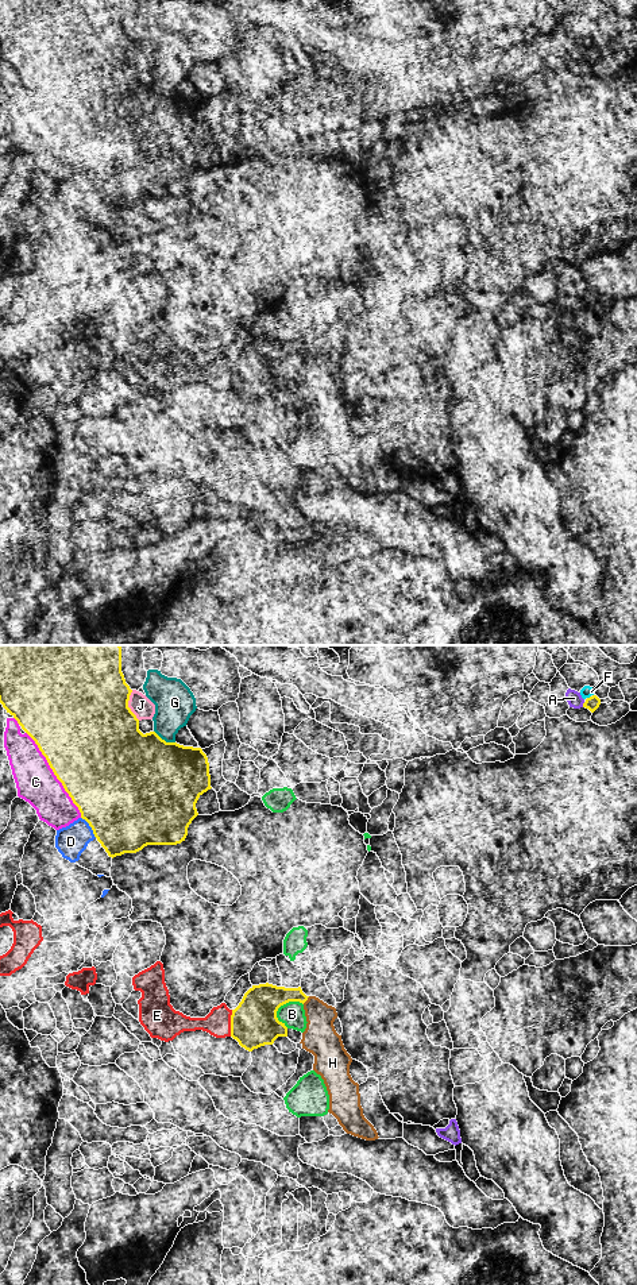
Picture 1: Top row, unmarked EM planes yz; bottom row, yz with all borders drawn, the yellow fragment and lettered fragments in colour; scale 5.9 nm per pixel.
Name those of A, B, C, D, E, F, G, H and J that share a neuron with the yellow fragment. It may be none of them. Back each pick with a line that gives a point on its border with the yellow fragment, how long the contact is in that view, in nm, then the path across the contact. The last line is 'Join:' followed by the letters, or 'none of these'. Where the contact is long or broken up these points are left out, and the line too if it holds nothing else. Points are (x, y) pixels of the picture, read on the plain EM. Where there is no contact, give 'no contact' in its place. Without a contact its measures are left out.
H: contact yz (305, 352); length 60 nm
Join: H

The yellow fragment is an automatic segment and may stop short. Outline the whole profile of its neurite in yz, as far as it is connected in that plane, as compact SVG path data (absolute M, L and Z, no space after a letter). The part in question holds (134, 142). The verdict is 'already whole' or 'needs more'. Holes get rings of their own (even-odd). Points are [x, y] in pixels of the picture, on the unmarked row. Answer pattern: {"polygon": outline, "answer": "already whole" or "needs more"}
{"polygon": "M0 0L0 55L35 93L54 127L78 159L81 170L89 175L94 189L112 211L124 205L136 205L147 197L177 197L185 193L189 177L198 167L196 161L198 150L212 140L208 109L201 100L166 94L155 84L143 86L139 82L139 72L128 59L131 45L121 24L121 0Z", "answer": "already whole"}

